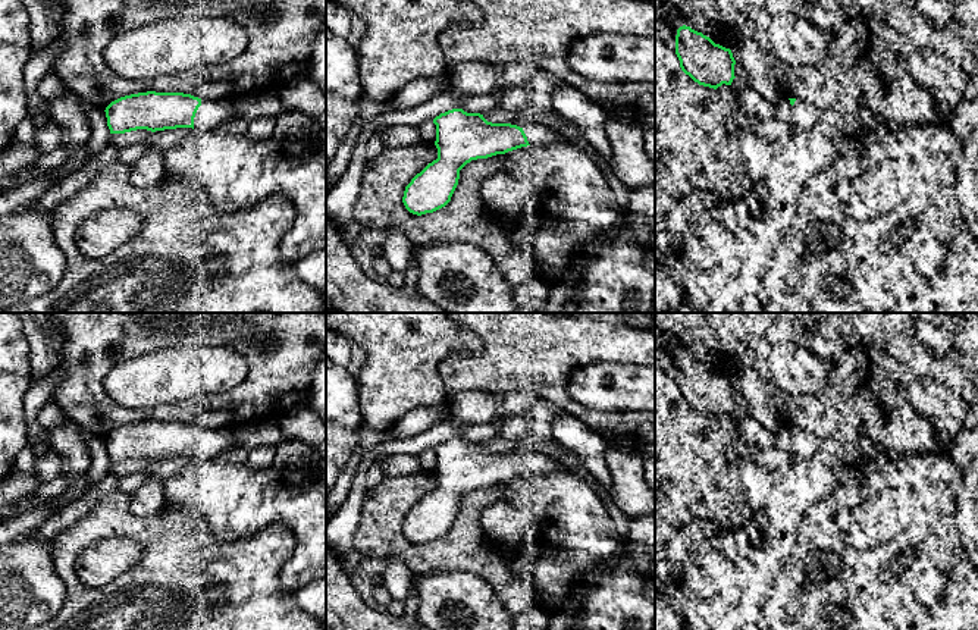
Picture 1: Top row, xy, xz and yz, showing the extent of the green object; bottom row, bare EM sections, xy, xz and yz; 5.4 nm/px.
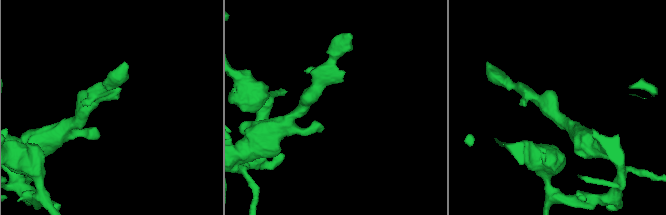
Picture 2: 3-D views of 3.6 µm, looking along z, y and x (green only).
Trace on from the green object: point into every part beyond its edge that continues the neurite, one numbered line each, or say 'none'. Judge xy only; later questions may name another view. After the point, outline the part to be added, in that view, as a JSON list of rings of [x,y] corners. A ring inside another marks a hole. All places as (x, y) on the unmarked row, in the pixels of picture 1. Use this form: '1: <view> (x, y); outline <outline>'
1: xy (210, 444); outline [[[201,429],[194,446],[195,460],[214,460],[220,454],[226,452],[231,446],[231,432],[229,429],[210,430]]]

